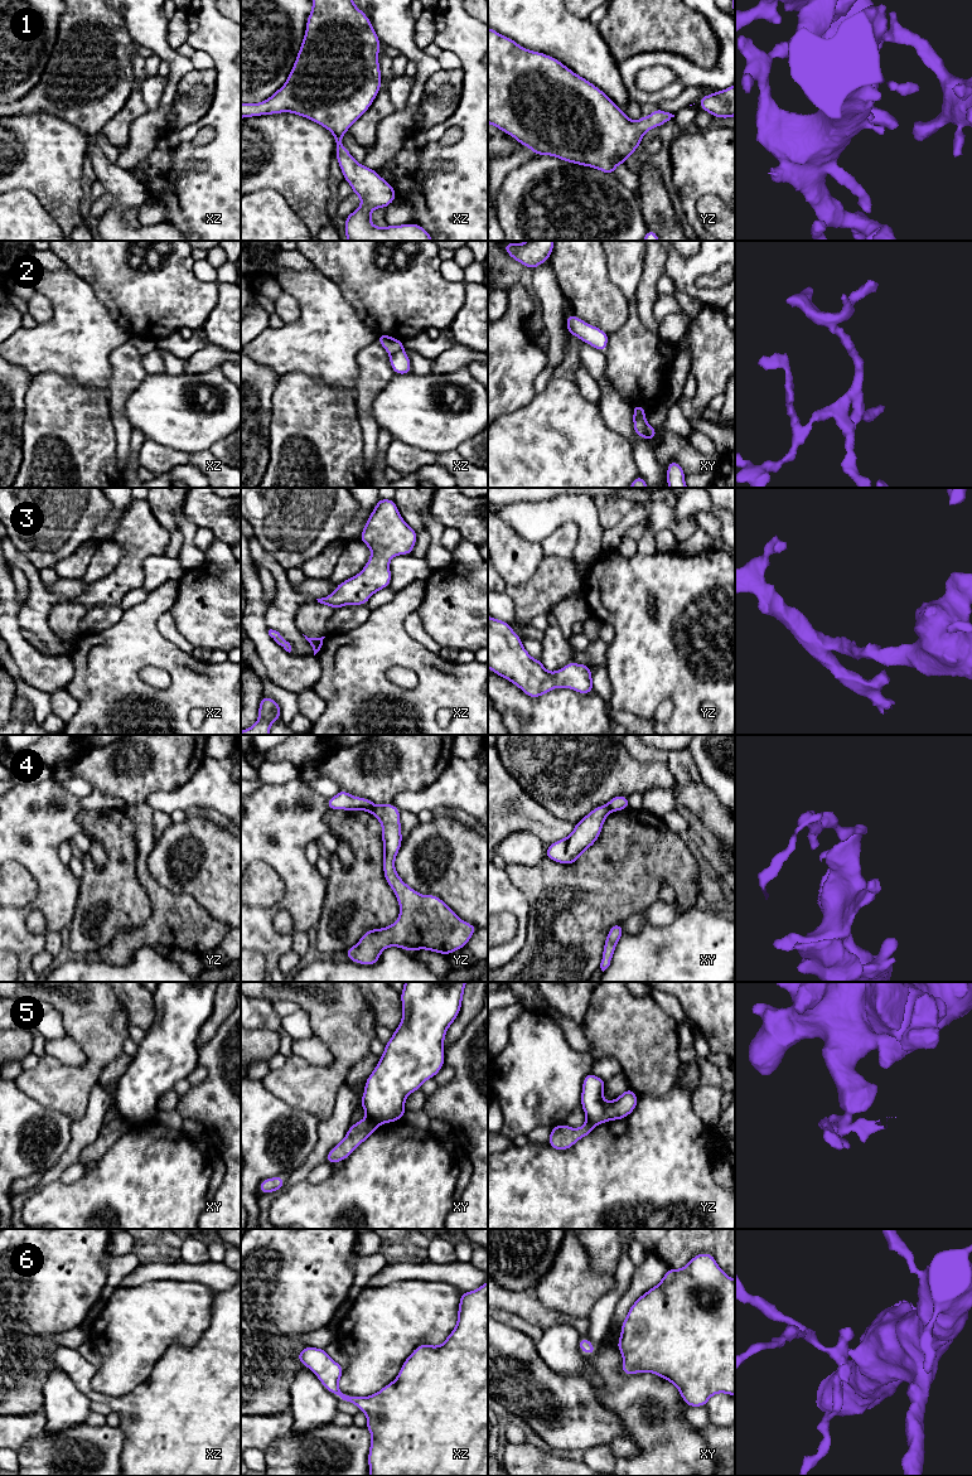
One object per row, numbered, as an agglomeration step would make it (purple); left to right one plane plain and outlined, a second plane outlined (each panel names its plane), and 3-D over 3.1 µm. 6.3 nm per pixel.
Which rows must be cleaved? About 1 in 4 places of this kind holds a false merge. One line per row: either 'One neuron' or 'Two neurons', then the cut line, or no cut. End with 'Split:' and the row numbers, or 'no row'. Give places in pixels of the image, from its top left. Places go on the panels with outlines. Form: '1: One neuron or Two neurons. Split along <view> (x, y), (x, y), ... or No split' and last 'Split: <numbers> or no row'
1: One neuron. No split
2: Two neurons. Split along xy (647, 424), (646, 438)
3: One neuron. No split
4: Two neurons. Split along yz (373, 804), (367, 811)
5: Two neurons. Split along xy (367, 1117), (378, 1124)
6: One neuron. No split
Split: 2, 4, 5

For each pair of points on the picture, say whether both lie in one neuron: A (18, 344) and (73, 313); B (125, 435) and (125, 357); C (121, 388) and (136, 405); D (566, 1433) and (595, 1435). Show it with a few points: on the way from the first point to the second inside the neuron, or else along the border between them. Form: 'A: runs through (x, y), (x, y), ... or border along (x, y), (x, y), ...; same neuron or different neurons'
A: runs through (32, 344), (42, 344), (59, 327); same neuron
B: runs through (119, 416), (119, 393), (125, 376); same neuron
C: border along (148, 374), (126, 400), (124, 415), (130, 425); different neurons
D: runs through (574, 1433), (588, 1433); same neuron

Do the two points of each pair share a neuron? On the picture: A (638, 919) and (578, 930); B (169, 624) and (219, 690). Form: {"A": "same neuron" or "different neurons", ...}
{"A": "different neurons", "B": "different neurons"}

